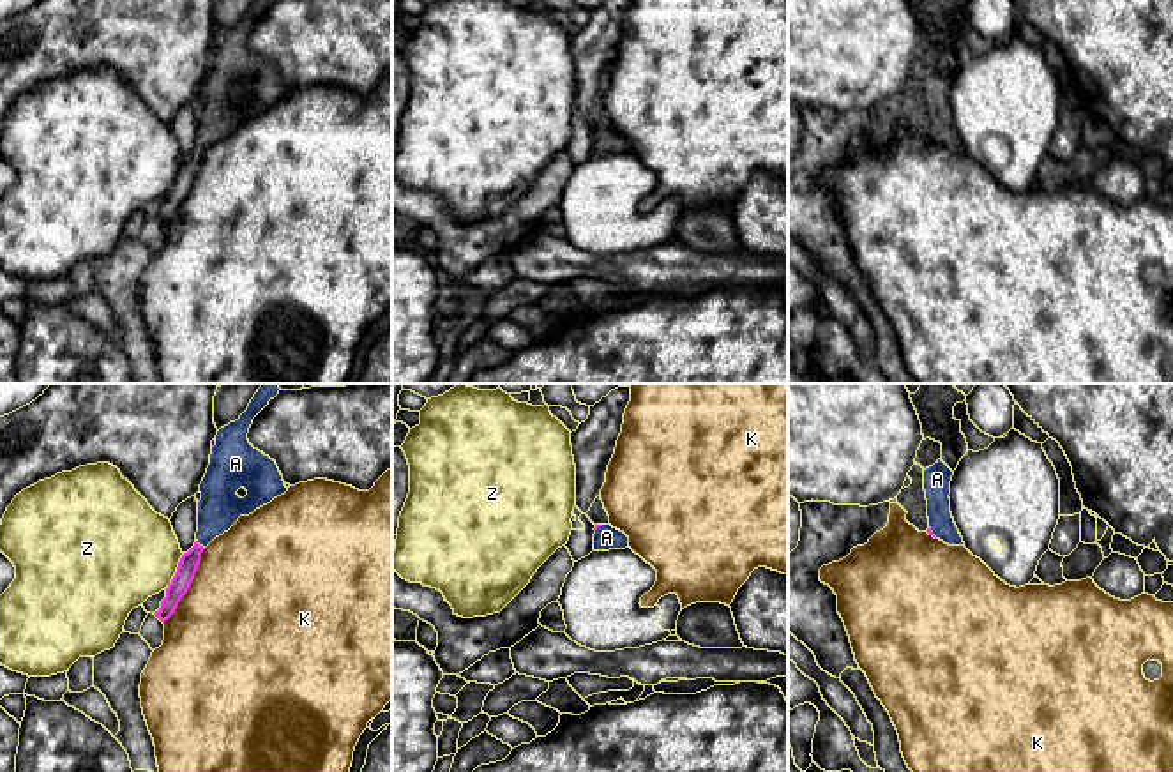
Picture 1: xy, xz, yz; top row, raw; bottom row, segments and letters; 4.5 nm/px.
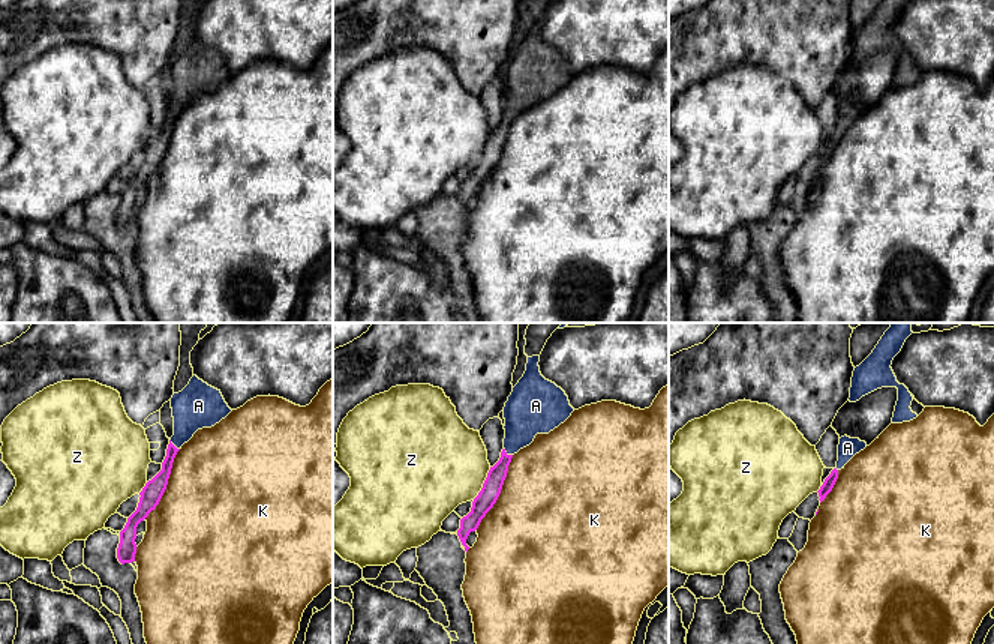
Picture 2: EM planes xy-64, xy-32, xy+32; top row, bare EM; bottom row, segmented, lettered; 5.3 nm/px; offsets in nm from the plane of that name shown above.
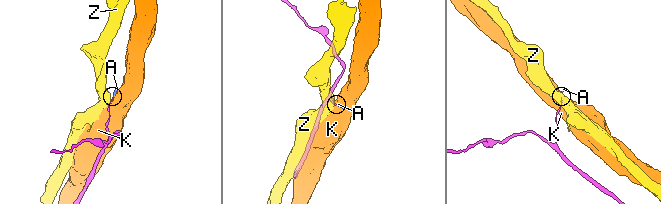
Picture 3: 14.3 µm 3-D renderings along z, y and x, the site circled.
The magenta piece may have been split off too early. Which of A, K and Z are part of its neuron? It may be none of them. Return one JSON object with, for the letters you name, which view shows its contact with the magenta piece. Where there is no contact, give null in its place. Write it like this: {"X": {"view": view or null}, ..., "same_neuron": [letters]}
{"A": {"view": "xy"}, "same_neuron": ["A"]}

